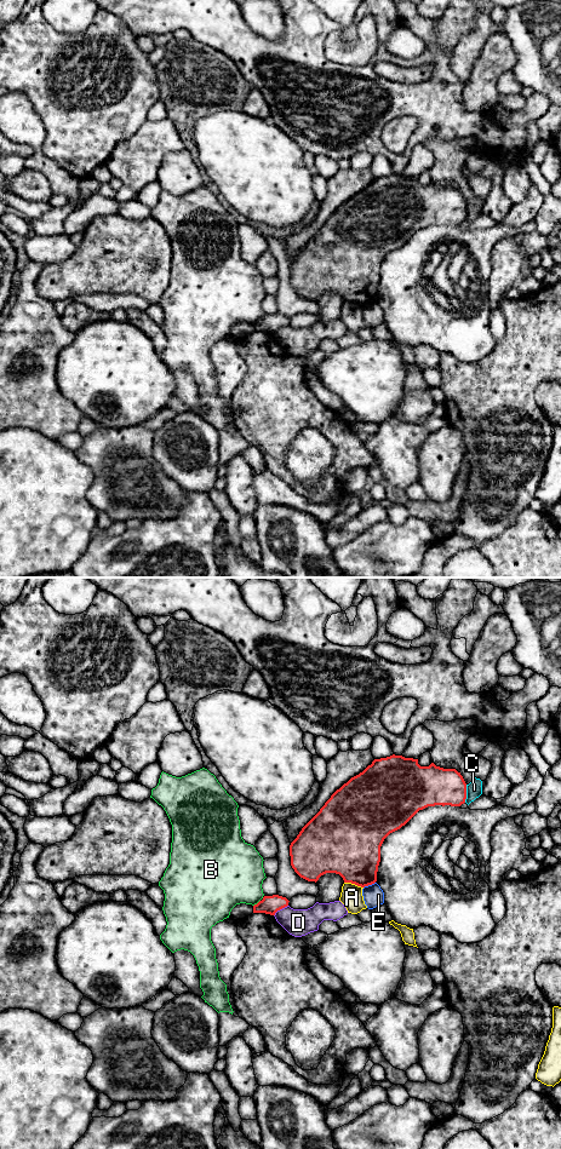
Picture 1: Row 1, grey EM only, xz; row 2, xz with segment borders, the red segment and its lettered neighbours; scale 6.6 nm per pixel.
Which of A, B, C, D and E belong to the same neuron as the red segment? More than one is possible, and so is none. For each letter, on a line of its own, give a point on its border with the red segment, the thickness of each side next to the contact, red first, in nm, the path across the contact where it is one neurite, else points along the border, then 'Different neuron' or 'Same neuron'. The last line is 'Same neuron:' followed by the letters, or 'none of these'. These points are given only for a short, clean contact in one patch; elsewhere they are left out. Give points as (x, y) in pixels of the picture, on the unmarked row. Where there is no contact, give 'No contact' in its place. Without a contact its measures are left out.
A: Touches red at xz (354, 302). Thickness 400 nm (red) against 150 nm. Boundary: xz (344, 300), (350, 300), (362, 306). Different neuron
B: Touches red at xz (257, 322). Thickness 120 nm (red) against 400 nm. Boundary: xz (259, 319), (253, 325). Different neuron
C: Touches red at xz (465, 212). Thickness 260 nm (red) against 110 nm. Boundary: xz (467, 204), (467, 217), (464, 220). Different neuron
D: Touches red at xz (280, 327). Thickness 120 nm (red) against 180 nm. Boundary: xz (287, 323), (274, 334). Different neuron
E: Touches red at xz (368, 303). Thickness 360 nm (red) against 140 nm. Different neuron
Same neuron: none of these

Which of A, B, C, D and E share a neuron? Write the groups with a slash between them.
A / B / C / D / E

